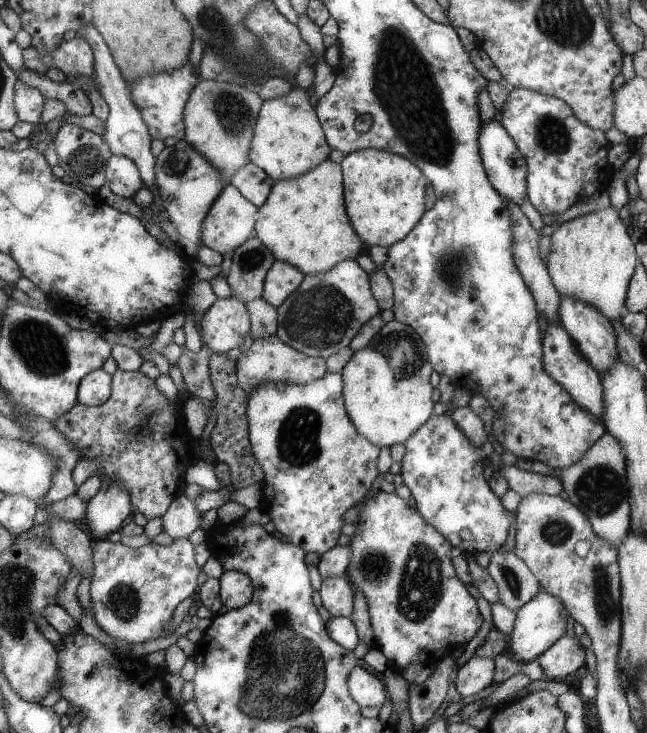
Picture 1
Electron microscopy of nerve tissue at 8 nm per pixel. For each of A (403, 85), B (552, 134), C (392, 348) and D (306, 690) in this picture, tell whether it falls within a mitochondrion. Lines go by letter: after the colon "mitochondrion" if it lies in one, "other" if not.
A: mitochondrion
B: mitochondrion
C: mitochondrion
D: mitochondrion

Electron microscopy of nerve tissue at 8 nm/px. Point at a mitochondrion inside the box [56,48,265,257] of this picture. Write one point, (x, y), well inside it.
(233, 114)

